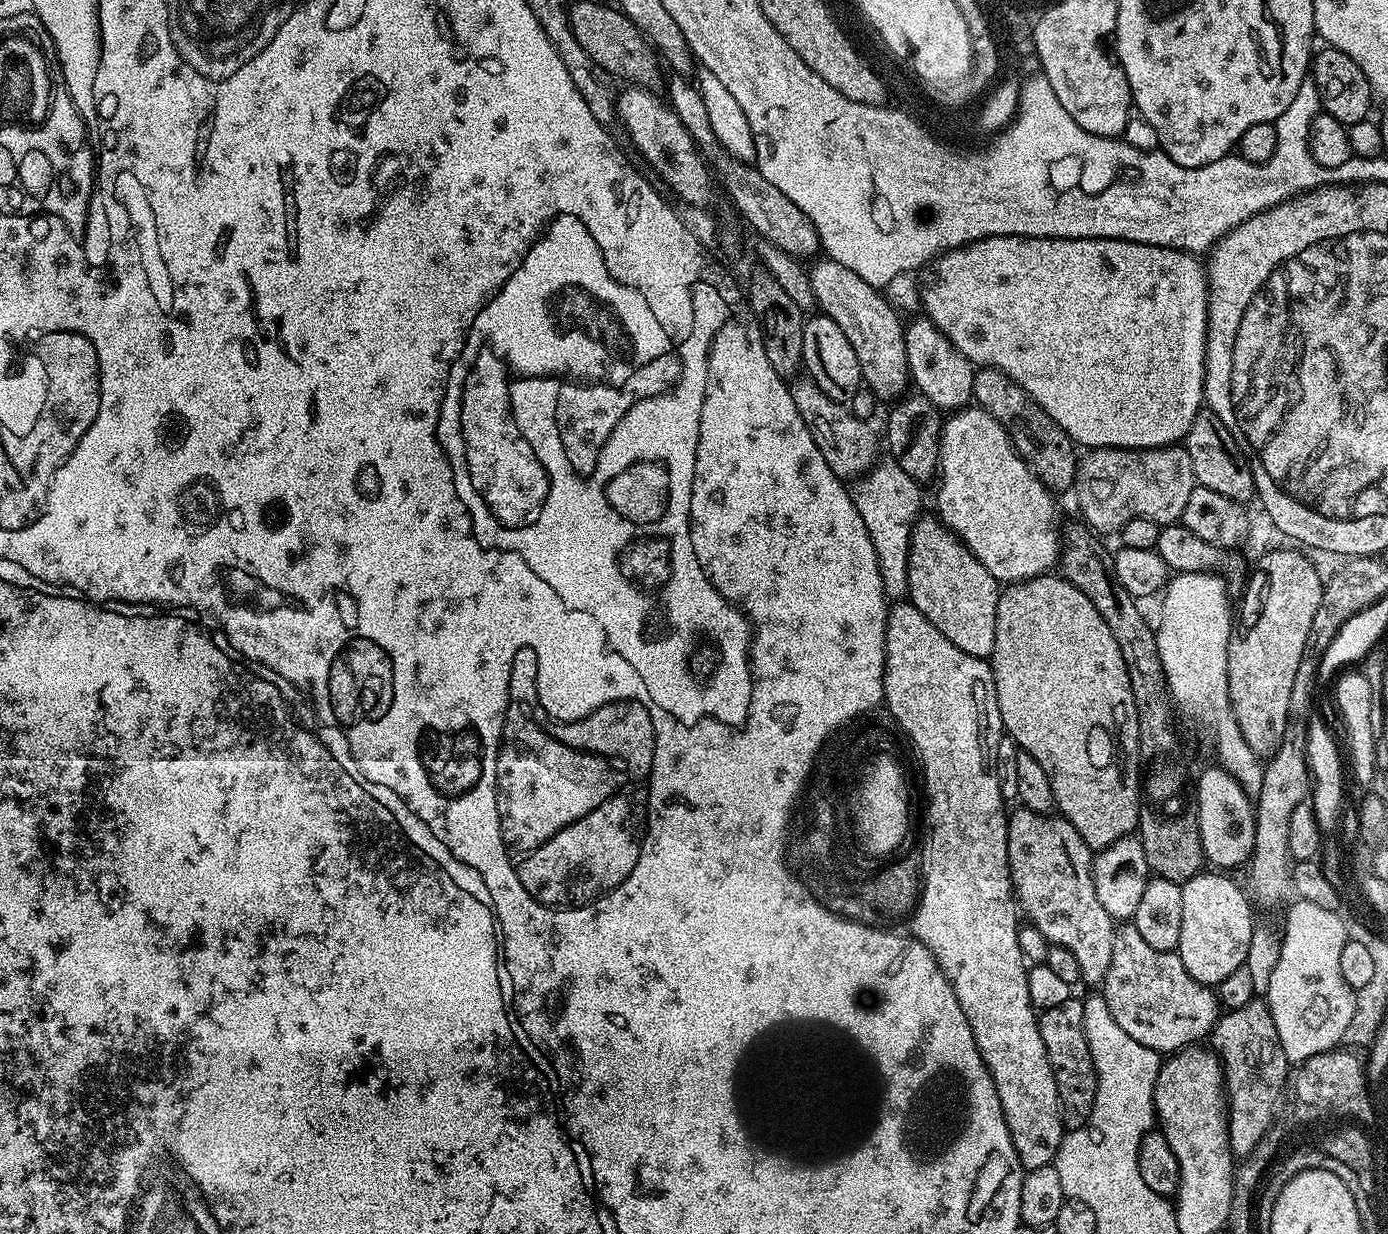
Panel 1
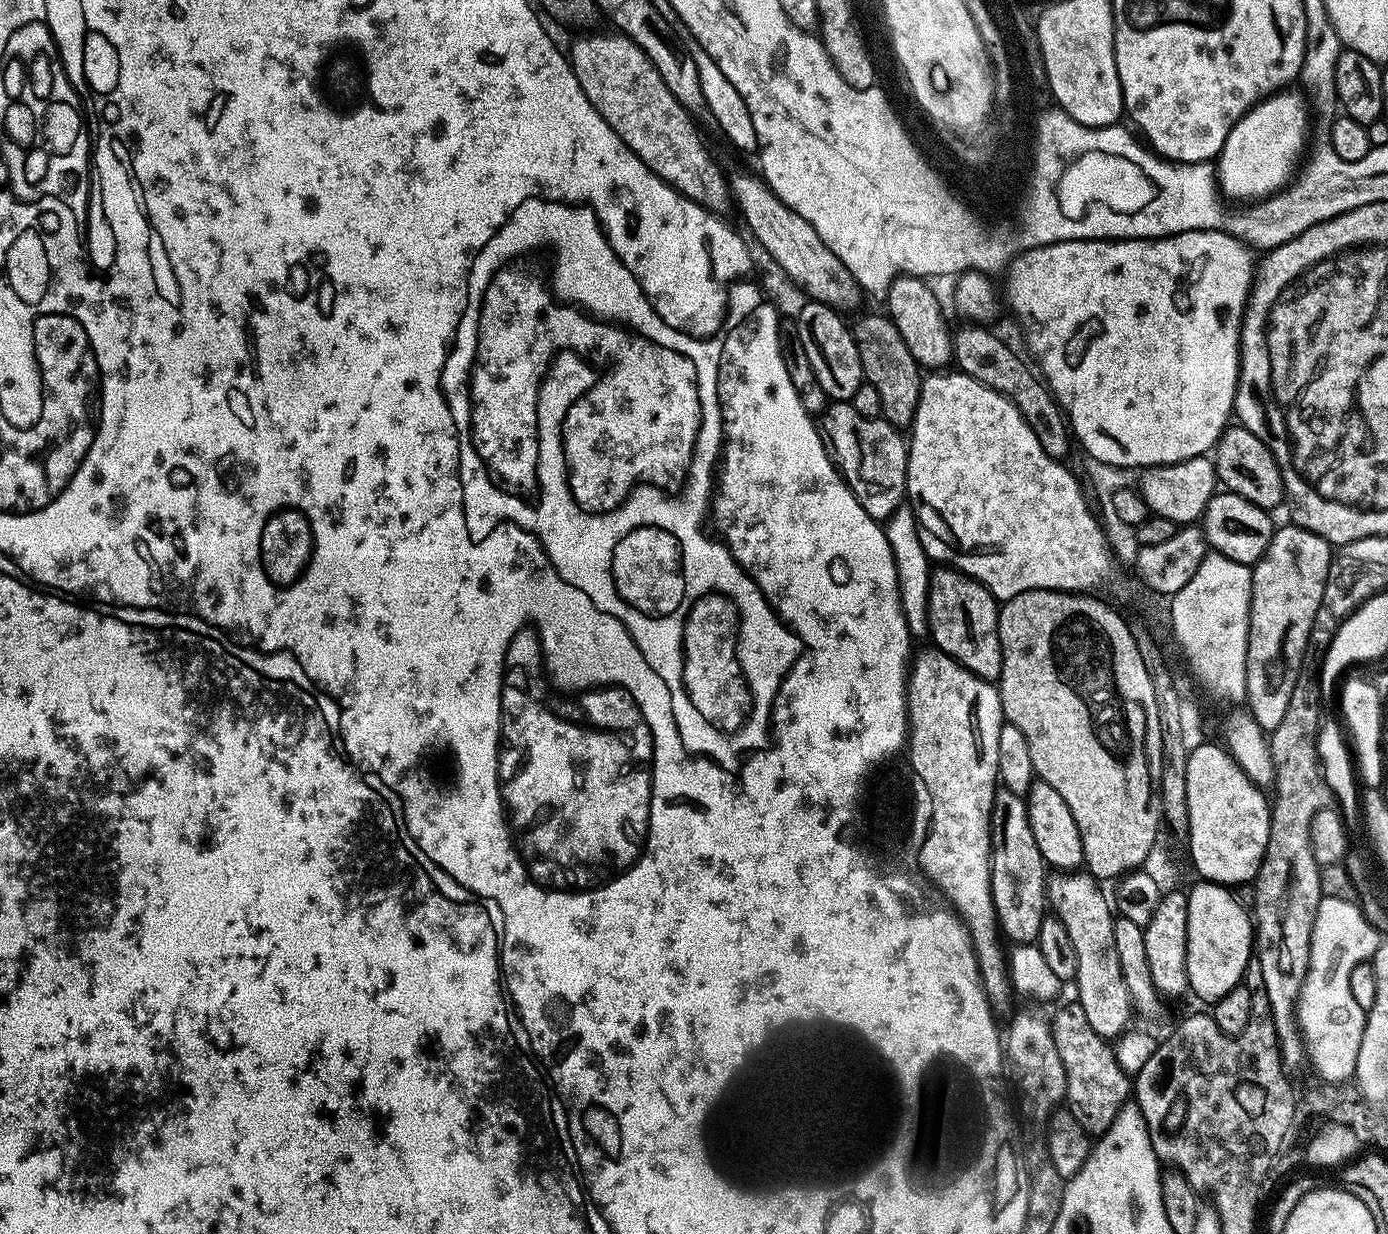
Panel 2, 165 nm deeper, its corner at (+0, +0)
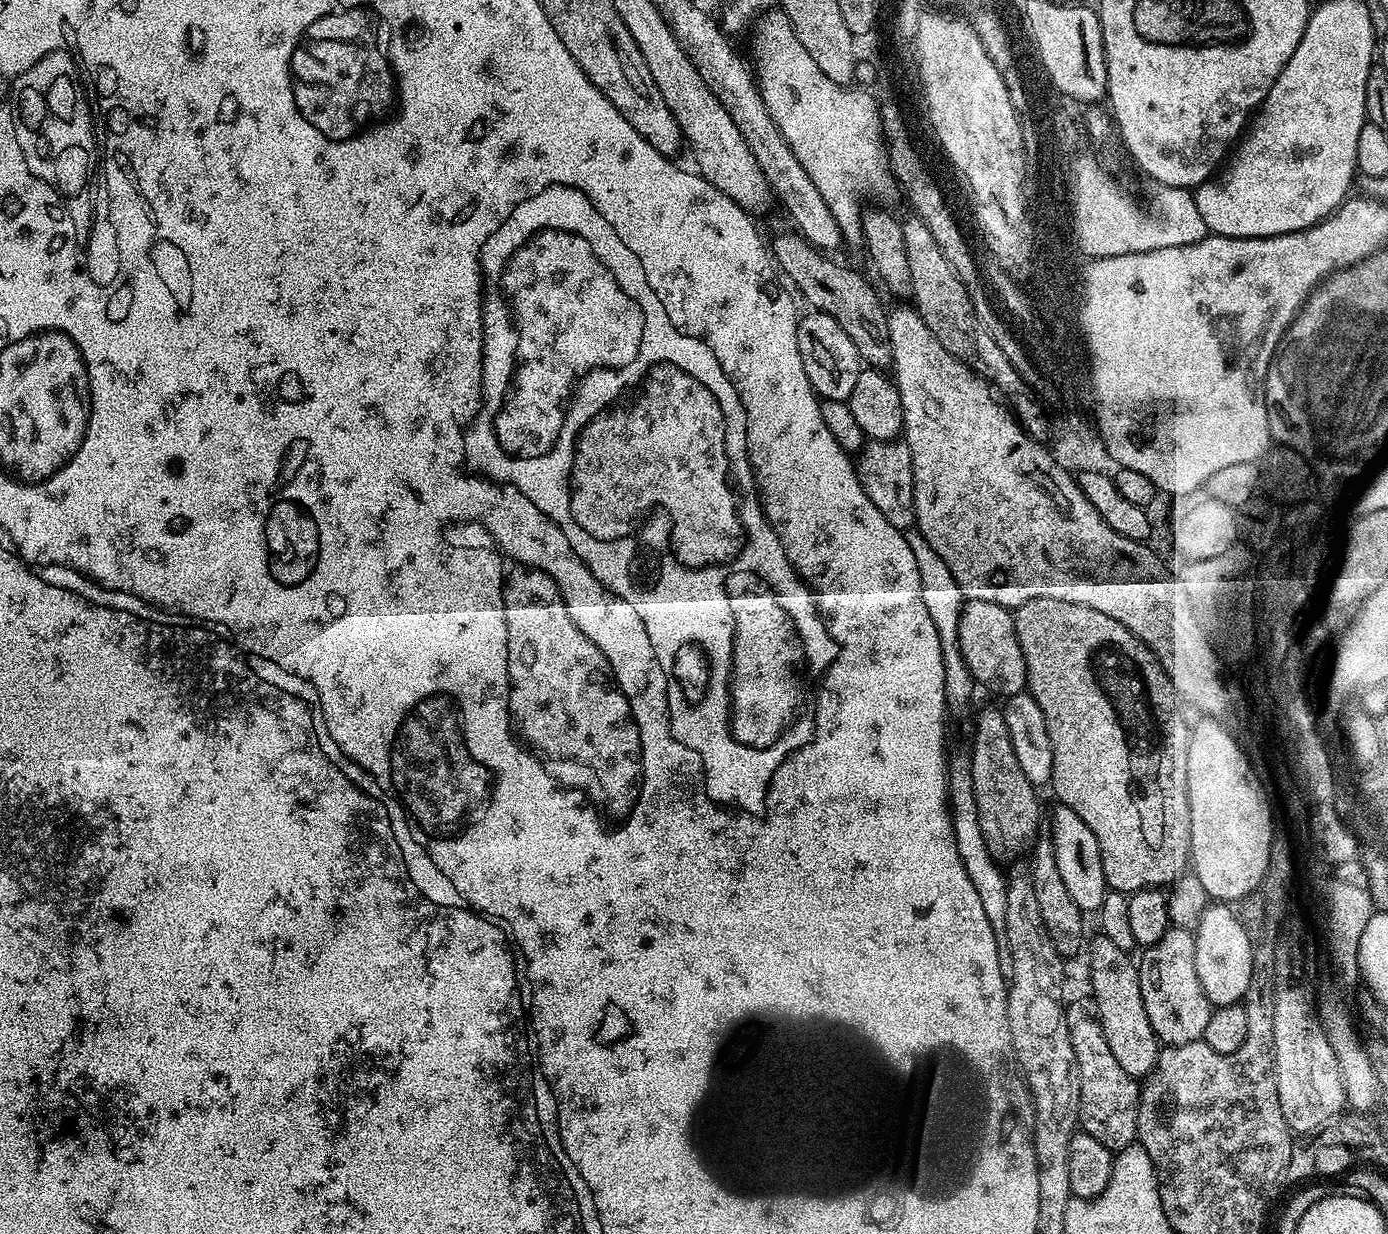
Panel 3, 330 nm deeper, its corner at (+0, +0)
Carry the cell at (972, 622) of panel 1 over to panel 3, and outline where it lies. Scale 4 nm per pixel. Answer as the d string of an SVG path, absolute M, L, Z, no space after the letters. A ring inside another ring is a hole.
M968 600L958 618L958 646L973 681L979 687L981 684L989 688L1000 698L1023 693L1028 683L1028 671L1018 646L1012 618L1013 613L1001 604L981 600Z

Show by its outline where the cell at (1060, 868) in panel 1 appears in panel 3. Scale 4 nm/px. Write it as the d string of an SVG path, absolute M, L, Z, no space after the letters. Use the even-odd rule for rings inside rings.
M1102 934L1091 937L1086 948L1091 980L1091 999L1096 999L1094 1011L1100 1020L1102 1034L1114 1053L1114 1059L1126 1074L1146 1078L1151 1074L1156 1059L1160 1056L1162 1045L1152 1035L1150 1018L1146 1018L1146 1006L1142 1002L1142 986L1138 964L1129 953L1122 951L1110 938ZM1092 942L1092 945L1091 945ZM1132 959L1132 960L1131 960Z

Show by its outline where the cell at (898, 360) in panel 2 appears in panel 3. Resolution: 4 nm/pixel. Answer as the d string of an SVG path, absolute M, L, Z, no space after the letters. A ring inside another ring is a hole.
M799 231L784 232L770 240L775 263L794 282L815 311L828 313L842 326L854 342L861 361L873 369L885 369L892 363L892 345L888 338L887 311L883 309L873 288L865 278L850 267L840 264L813 247Z

